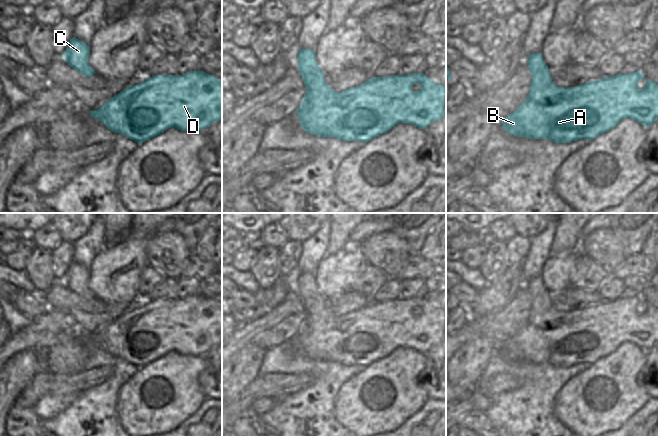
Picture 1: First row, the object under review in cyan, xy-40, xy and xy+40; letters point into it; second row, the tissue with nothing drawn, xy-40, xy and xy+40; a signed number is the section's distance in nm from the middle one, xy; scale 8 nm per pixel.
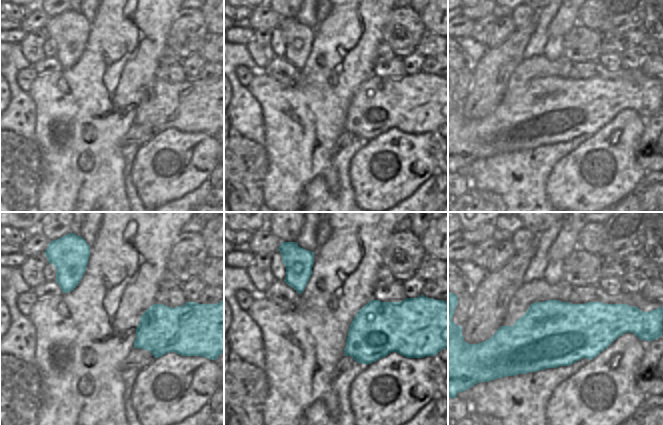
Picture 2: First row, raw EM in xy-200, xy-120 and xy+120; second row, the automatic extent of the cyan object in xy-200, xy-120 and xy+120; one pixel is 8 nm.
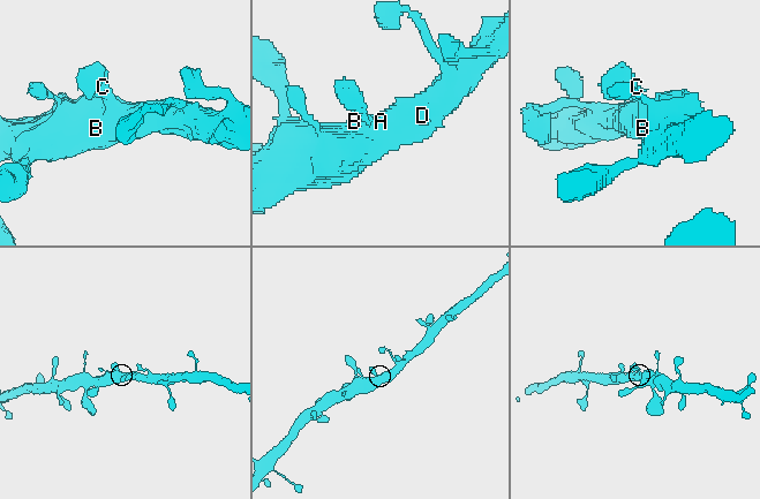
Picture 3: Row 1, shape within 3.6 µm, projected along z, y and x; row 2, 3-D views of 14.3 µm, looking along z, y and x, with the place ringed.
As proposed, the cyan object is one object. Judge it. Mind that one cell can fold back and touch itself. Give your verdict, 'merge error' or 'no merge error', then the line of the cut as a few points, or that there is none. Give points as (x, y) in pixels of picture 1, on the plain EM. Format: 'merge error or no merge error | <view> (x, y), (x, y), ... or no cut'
no merge error | no cut

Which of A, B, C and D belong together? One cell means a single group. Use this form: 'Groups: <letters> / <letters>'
Groups: A B C D

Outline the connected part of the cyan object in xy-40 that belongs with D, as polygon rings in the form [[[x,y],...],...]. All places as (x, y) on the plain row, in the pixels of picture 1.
[[[189,295],[183,299],[155,299],[143,307],[127,311],[99,333],[90,335],[108,353],[137,367],[143,367],[171,351],[181,355],[202,355],[222,343],[222,304],[203,295]]]

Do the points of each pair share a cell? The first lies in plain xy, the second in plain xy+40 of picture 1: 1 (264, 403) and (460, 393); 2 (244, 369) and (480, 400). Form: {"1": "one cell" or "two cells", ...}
{"1": "one cell", "2": "two cells"}

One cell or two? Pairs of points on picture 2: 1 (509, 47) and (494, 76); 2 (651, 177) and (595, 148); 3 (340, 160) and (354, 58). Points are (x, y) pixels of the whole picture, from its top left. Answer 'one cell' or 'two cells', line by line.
1: one cell
2: two cells
3: two cells

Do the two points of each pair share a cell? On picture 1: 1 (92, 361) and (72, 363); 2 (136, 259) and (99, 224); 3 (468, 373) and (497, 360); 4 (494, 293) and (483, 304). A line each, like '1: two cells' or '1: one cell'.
1: two cells
2: two cells
3: two cells
4: one cell

